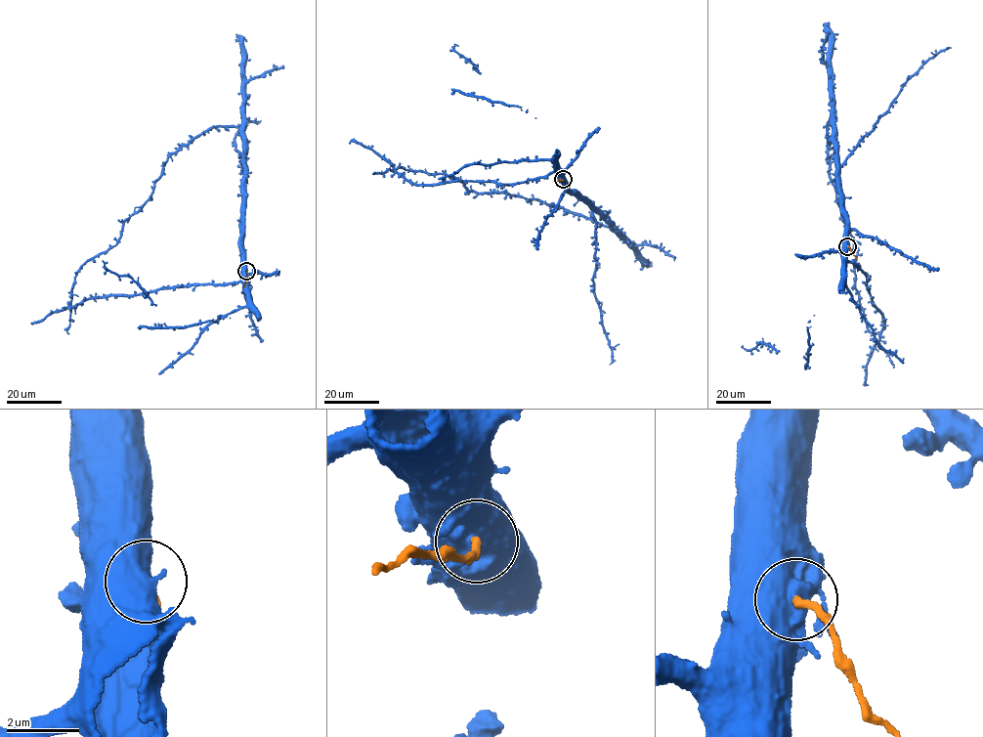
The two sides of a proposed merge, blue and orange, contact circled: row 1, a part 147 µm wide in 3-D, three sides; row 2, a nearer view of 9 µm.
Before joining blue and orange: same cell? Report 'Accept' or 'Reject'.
Reject

